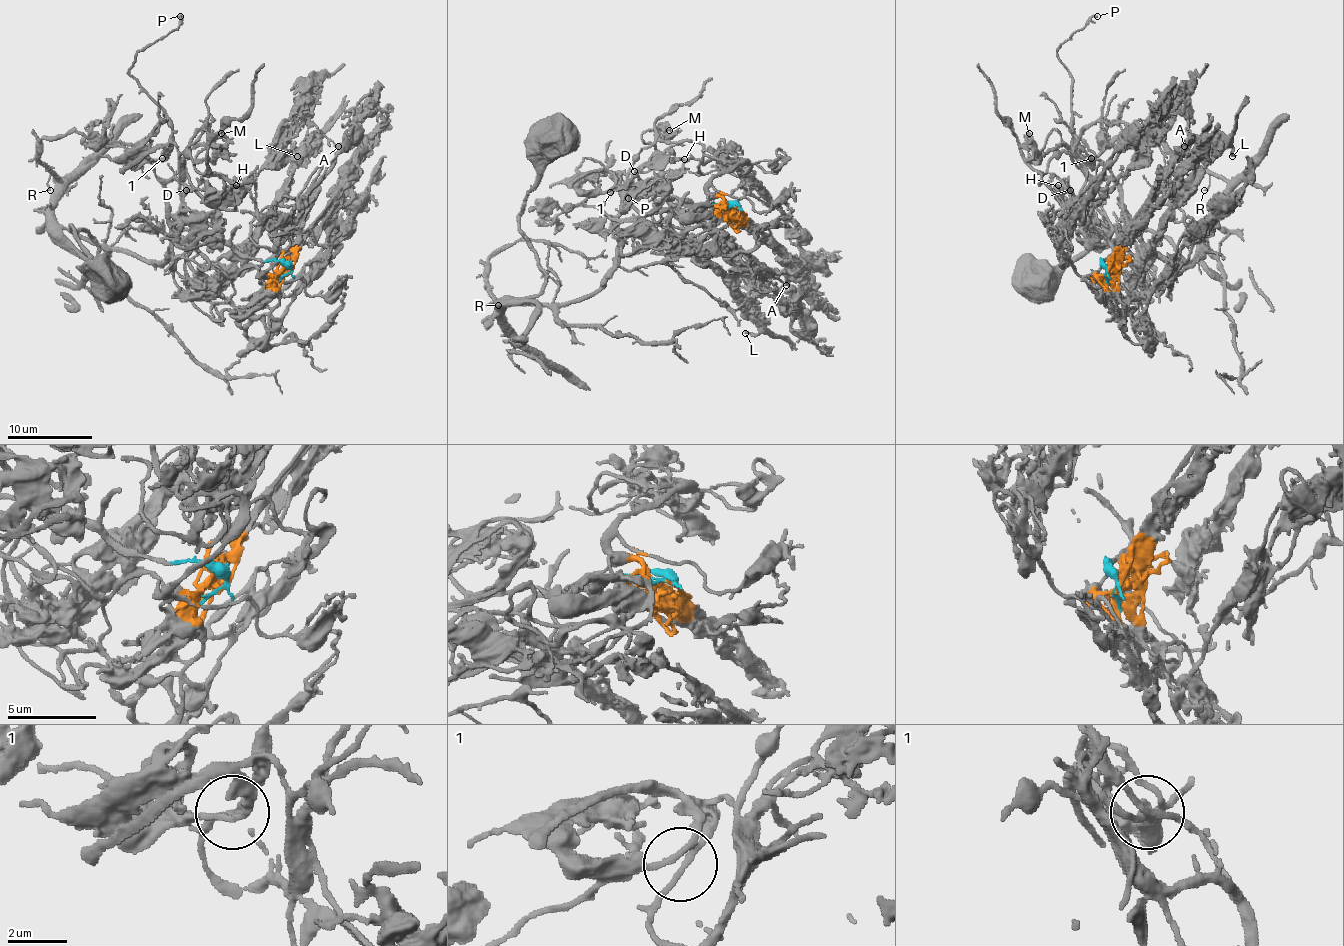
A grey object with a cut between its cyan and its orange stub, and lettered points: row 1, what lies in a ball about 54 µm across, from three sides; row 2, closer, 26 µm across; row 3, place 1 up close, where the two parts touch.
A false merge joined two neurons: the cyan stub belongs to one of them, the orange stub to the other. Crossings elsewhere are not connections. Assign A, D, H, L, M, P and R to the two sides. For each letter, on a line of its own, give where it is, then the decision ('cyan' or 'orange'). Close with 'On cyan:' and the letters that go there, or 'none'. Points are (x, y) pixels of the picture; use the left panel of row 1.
A: at (338, 146); orange
D: at (186, 190); orange
H: at (236, 185); orange
L: at (297, 156); orange
M: at (221, 133); orange
P: at (180, 16); cyan
R: at (50, 190); cyan
On cyan: P, R

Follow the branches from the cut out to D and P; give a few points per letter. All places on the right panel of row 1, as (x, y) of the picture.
D: (1108, 271), (1095, 273), (1104, 267), (1112, 277), (1108, 269), (1121, 235), (1087, 190), (1078, 199), (1070, 190)
P: (1108, 271), (1102, 260), (1127, 226), (1123, 190), (1072, 129), (1072, 78), (1057, 50), (1097, 16)

